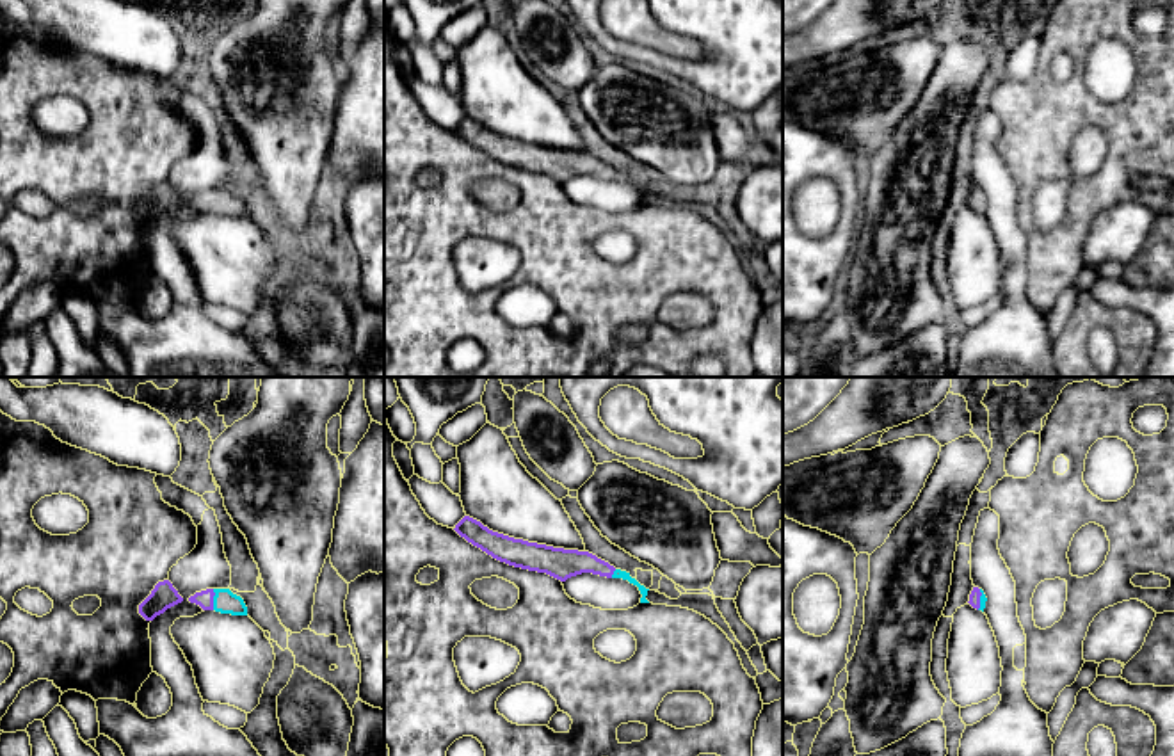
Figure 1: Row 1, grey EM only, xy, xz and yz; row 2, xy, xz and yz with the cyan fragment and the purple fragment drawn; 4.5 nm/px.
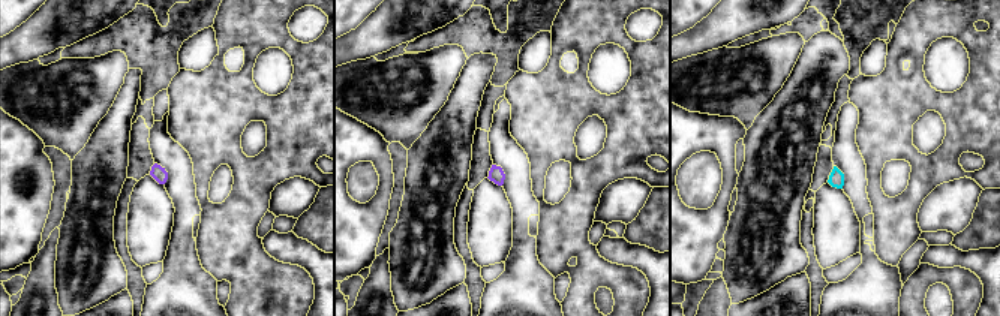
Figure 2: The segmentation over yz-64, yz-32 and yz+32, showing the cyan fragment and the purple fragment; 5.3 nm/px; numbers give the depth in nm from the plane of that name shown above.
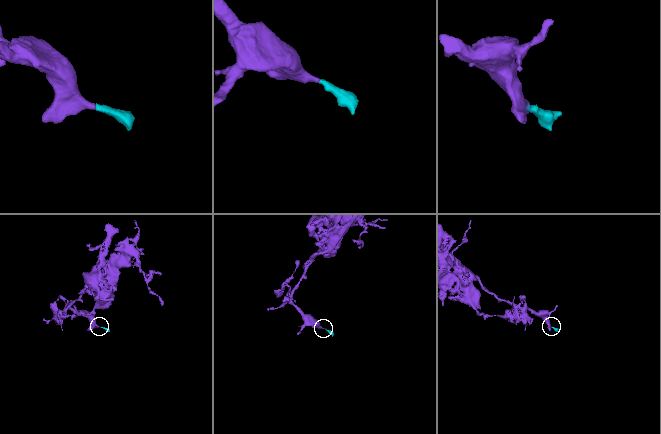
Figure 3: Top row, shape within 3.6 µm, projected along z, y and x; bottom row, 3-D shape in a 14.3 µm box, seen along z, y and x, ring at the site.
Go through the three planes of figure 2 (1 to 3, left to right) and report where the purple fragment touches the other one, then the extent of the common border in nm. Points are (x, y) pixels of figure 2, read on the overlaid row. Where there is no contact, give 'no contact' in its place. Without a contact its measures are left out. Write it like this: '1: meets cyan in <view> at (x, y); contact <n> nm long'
1: no contact
2: no contact
3: no contact

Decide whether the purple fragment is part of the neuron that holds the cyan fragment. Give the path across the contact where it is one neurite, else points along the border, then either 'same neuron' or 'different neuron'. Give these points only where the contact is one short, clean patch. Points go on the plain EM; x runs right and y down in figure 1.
runs through xy (225, 203), (214, 201), (205, 200); same neuron

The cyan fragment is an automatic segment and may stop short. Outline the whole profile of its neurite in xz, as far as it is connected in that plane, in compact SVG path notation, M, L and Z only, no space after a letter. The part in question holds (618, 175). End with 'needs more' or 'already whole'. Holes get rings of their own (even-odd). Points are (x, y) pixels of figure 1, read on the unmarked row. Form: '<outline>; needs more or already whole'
M464 117L454 132L468 144L500 164L528 173L546 174L560 183L566 183L567 180L582 174L628 181L630 185L639 189L642 196L640 205L649 205L646 201L649 190L631 180L630 174L615 171L608 164L598 160L589 153L553 149L523 141L514 141L489 132L480 123L470 117Z; needs more

